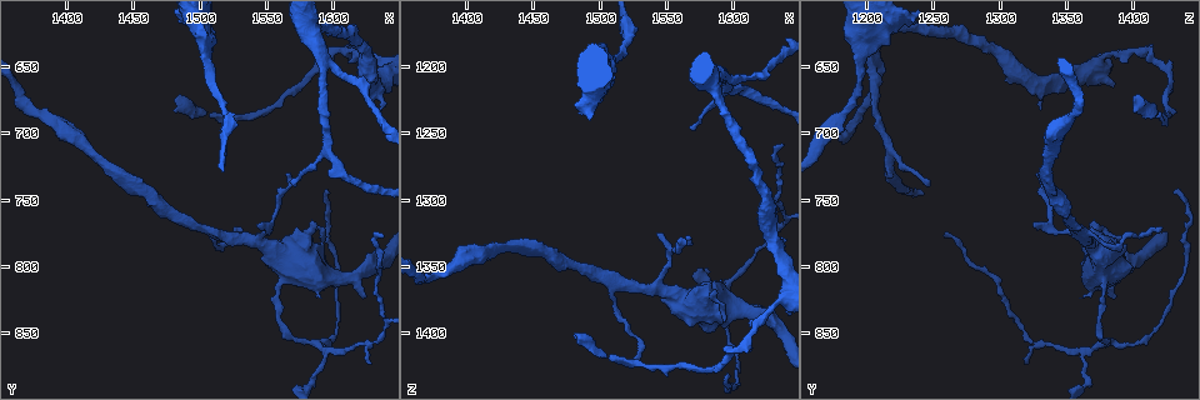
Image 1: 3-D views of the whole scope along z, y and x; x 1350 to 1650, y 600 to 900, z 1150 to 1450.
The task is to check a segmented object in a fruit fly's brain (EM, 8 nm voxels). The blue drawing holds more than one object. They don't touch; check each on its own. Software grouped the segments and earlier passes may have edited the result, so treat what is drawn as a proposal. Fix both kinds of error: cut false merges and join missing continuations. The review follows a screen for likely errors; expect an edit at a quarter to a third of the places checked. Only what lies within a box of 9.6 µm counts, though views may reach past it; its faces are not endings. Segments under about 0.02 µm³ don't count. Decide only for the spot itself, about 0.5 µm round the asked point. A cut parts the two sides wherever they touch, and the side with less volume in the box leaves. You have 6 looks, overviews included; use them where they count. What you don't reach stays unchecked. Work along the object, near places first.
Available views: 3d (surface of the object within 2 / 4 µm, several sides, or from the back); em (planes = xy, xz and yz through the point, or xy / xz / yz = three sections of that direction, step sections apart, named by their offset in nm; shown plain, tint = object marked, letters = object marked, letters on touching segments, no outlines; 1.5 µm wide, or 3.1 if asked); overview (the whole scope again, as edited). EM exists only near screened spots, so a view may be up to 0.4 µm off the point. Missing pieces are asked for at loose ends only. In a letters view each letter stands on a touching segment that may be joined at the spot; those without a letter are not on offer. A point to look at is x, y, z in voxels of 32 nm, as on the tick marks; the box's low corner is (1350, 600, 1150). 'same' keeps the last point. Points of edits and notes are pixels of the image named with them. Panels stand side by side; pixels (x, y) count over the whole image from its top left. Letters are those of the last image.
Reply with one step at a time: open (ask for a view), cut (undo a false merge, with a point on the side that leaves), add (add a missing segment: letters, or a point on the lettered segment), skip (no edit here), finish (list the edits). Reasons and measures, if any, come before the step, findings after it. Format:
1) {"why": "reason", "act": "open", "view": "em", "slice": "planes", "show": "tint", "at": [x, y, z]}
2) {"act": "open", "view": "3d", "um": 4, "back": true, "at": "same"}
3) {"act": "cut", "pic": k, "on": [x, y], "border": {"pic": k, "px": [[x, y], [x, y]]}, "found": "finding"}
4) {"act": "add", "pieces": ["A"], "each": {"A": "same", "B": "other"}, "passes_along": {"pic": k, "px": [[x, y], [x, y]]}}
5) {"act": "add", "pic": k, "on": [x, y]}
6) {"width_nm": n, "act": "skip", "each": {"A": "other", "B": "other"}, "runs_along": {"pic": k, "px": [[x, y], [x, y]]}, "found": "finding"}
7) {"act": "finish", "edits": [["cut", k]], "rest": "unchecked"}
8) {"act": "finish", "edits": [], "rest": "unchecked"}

{"act": "open", "view": "em", "slice": "planes", "show": "plain", "at": [1566, 728, 1330]}

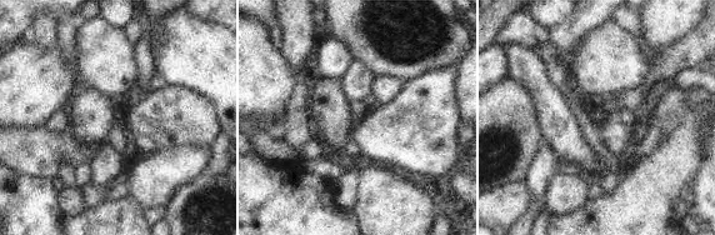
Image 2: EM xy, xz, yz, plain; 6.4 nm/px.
{"why": "what lies round it", "act": "open", "view": "em", "slice": "planes", "show": "letters", "at": "same"}

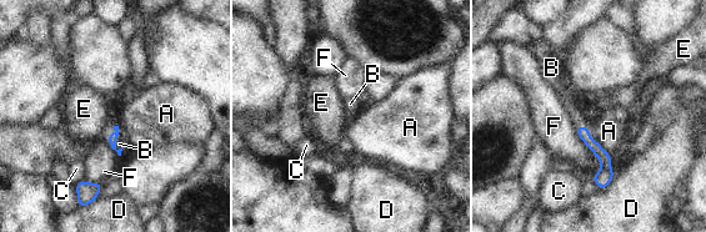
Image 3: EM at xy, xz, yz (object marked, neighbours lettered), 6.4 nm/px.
{"act": "add", "pieces": ["B"], "each": {"A": "other", "B": "same", "C": "other", "D": "other", "E": "other", "F": "other"}, "passes_along": {"pic": 3, "px": [[582, 131], [587, 130], [574, 114]]}, "found": "it goes on there"}

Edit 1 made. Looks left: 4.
{"why": "see it whole again", "act": "open", "view": "overview"}

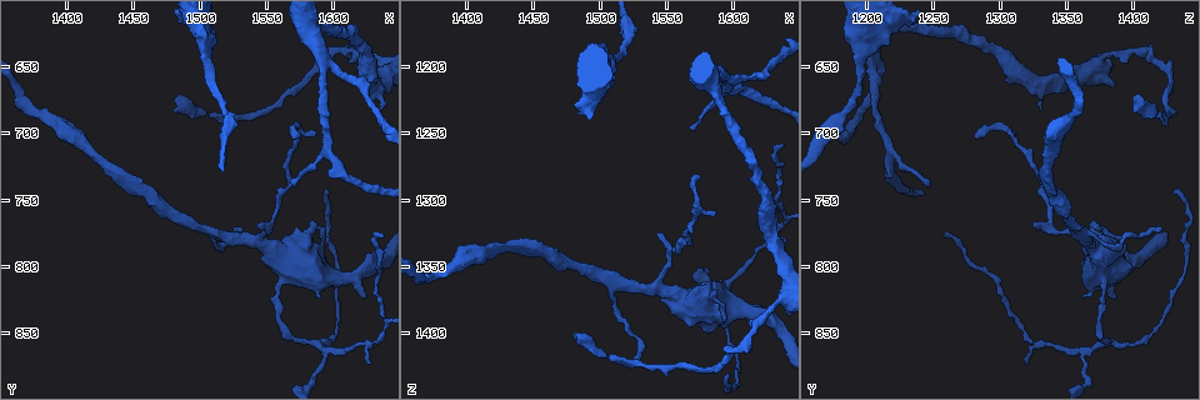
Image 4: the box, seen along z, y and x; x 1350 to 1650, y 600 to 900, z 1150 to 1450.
{"why": "abrupt turn", "act": "open", "view": "3d", "um": 2, "at": [1544, 784, 1368]}

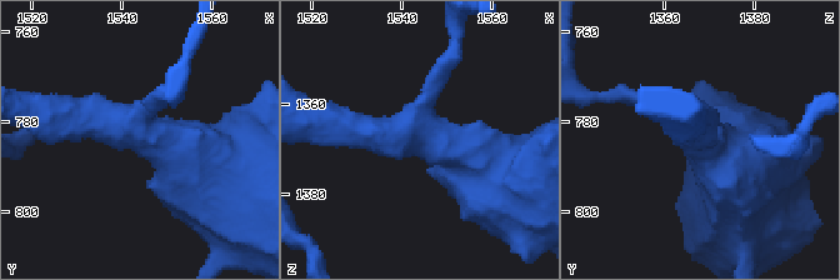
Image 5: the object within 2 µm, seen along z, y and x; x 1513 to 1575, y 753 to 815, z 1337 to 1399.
{"arms": 3, "why": "need the tissue", "act": "open", "view": "em", "slice": "planes", "show": "tint", "at": [1544, 782, 1367]}

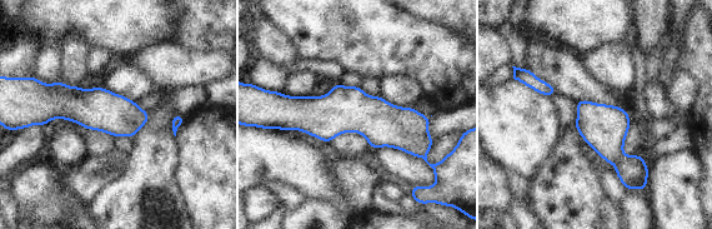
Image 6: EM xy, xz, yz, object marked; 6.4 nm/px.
{"act": "open", "view": "em", "slice": "planes", "show": "letters", "at": "same"}

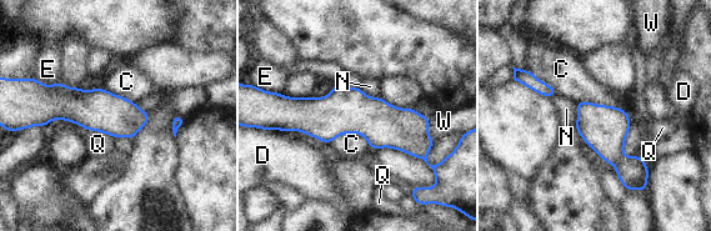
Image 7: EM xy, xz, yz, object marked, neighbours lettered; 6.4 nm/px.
{"act": "skip", "each": {"C": "other", "D": "other", "E": "other", "N": "other", "Q": "other", "W": "other"}, "border": {"pic": 7, "px": [[576, 101], [614, 105], [624, 110]]}, "found": "all the same neuron"}

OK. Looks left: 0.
{"act": "finish", "edits": [["add", 3]], "rest": "unchecked"}

